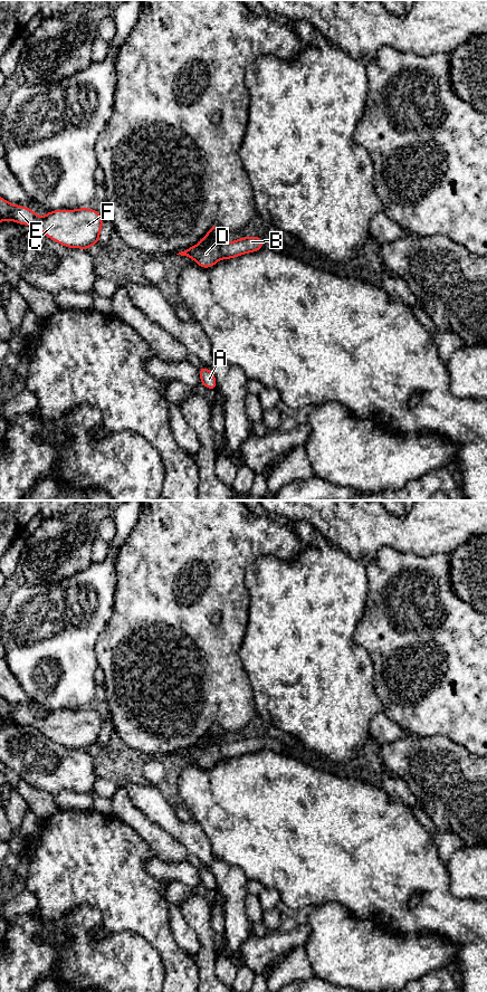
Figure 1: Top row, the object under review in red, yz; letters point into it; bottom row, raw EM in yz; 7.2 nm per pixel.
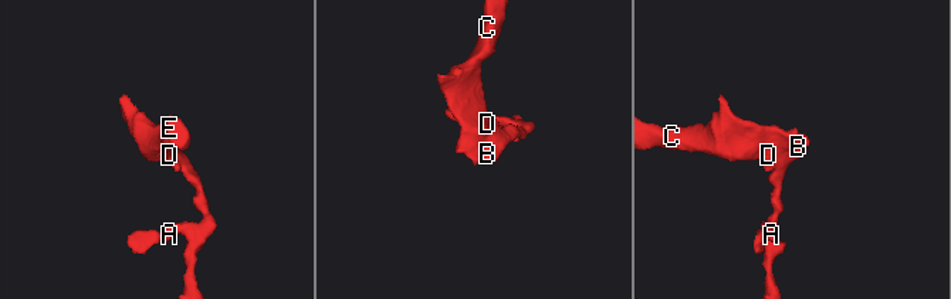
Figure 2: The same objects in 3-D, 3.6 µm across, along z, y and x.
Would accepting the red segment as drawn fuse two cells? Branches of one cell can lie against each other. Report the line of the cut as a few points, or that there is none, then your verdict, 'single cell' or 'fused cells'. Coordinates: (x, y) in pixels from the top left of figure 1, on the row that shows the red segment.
yz (223, 242), (220, 248), (219, 258) | fused cells

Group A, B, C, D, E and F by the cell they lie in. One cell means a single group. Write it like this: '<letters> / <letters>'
A B / C D E F

